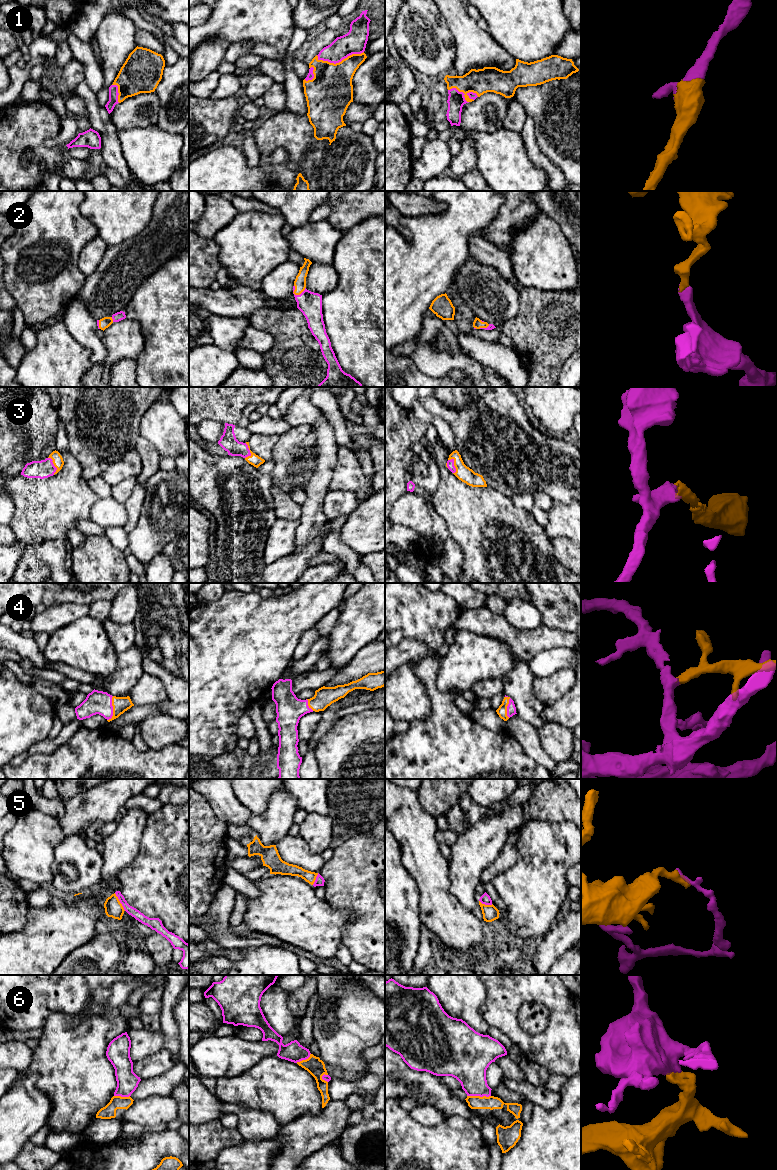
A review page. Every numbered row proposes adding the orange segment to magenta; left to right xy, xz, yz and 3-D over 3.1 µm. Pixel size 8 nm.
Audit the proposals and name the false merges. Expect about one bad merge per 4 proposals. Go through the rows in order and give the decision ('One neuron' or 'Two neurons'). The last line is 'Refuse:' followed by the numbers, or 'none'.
1: One neuron
2: One neuron
3: One neuron
4: One neuron
5: Two neurons
6: Two neurons
Refuse: 5, 6

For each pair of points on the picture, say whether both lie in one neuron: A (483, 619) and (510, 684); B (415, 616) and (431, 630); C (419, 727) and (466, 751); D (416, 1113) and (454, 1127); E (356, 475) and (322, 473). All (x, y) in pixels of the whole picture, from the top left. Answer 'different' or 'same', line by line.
A: different
B: same
C: same
D: different
E: different

